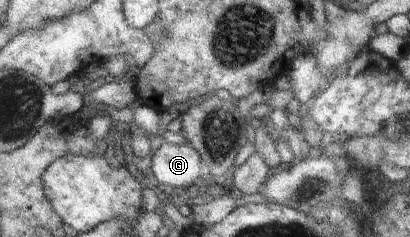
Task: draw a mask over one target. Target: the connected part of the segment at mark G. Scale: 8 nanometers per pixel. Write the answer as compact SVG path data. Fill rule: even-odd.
M168 142L156 148L152 156L151 169L158 184L172 186L178 190L196 186L201 182L201 176L207 171L198 151L192 148L192 145Z

